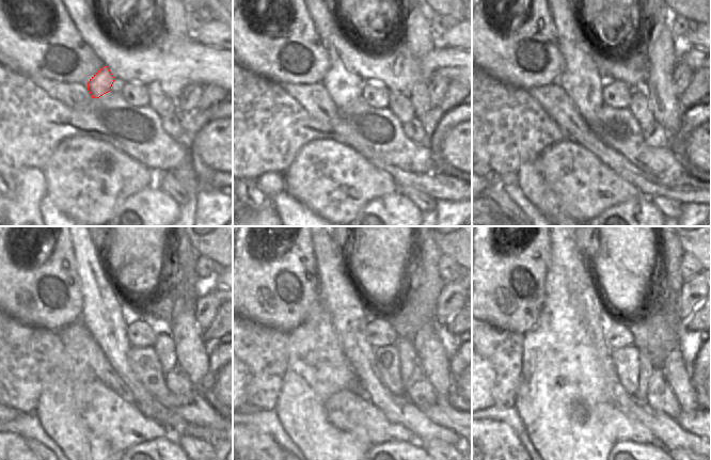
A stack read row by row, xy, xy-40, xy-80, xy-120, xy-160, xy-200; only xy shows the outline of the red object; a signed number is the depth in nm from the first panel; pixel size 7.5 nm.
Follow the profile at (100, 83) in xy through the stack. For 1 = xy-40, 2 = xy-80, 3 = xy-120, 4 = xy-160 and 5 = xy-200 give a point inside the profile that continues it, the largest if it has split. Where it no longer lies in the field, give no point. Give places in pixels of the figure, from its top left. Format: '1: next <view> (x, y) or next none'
1: next xy-40 (344, 86)
2: next xy-80 (582, 80)
3: next xy-120 (103, 315)
4: next xy-160 (348, 313)
5: next xy-200 (668, 433)

